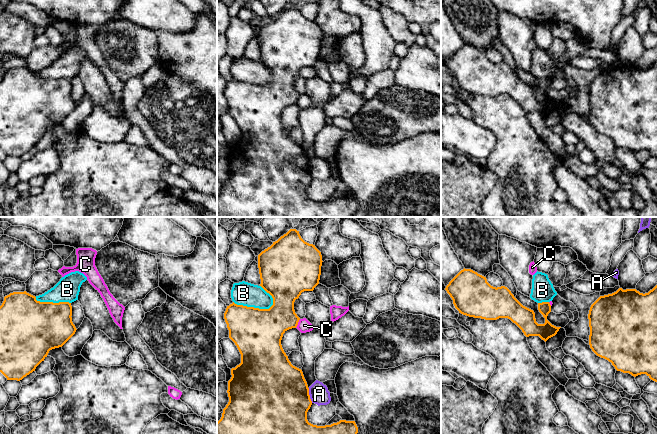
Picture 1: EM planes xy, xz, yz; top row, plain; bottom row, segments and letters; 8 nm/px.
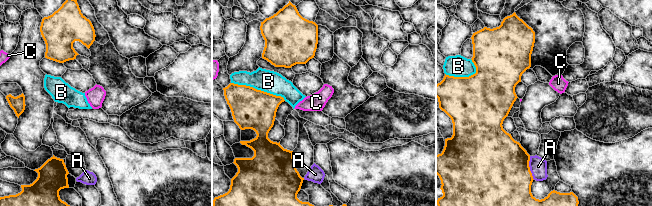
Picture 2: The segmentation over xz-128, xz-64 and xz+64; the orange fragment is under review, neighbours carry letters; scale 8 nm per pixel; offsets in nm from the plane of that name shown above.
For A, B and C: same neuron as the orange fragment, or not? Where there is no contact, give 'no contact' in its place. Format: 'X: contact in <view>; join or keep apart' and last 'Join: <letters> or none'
A: contact in xz; keep apart
B: contact in xz; keep apart
C: contact in xz; keep apart
Join: none

